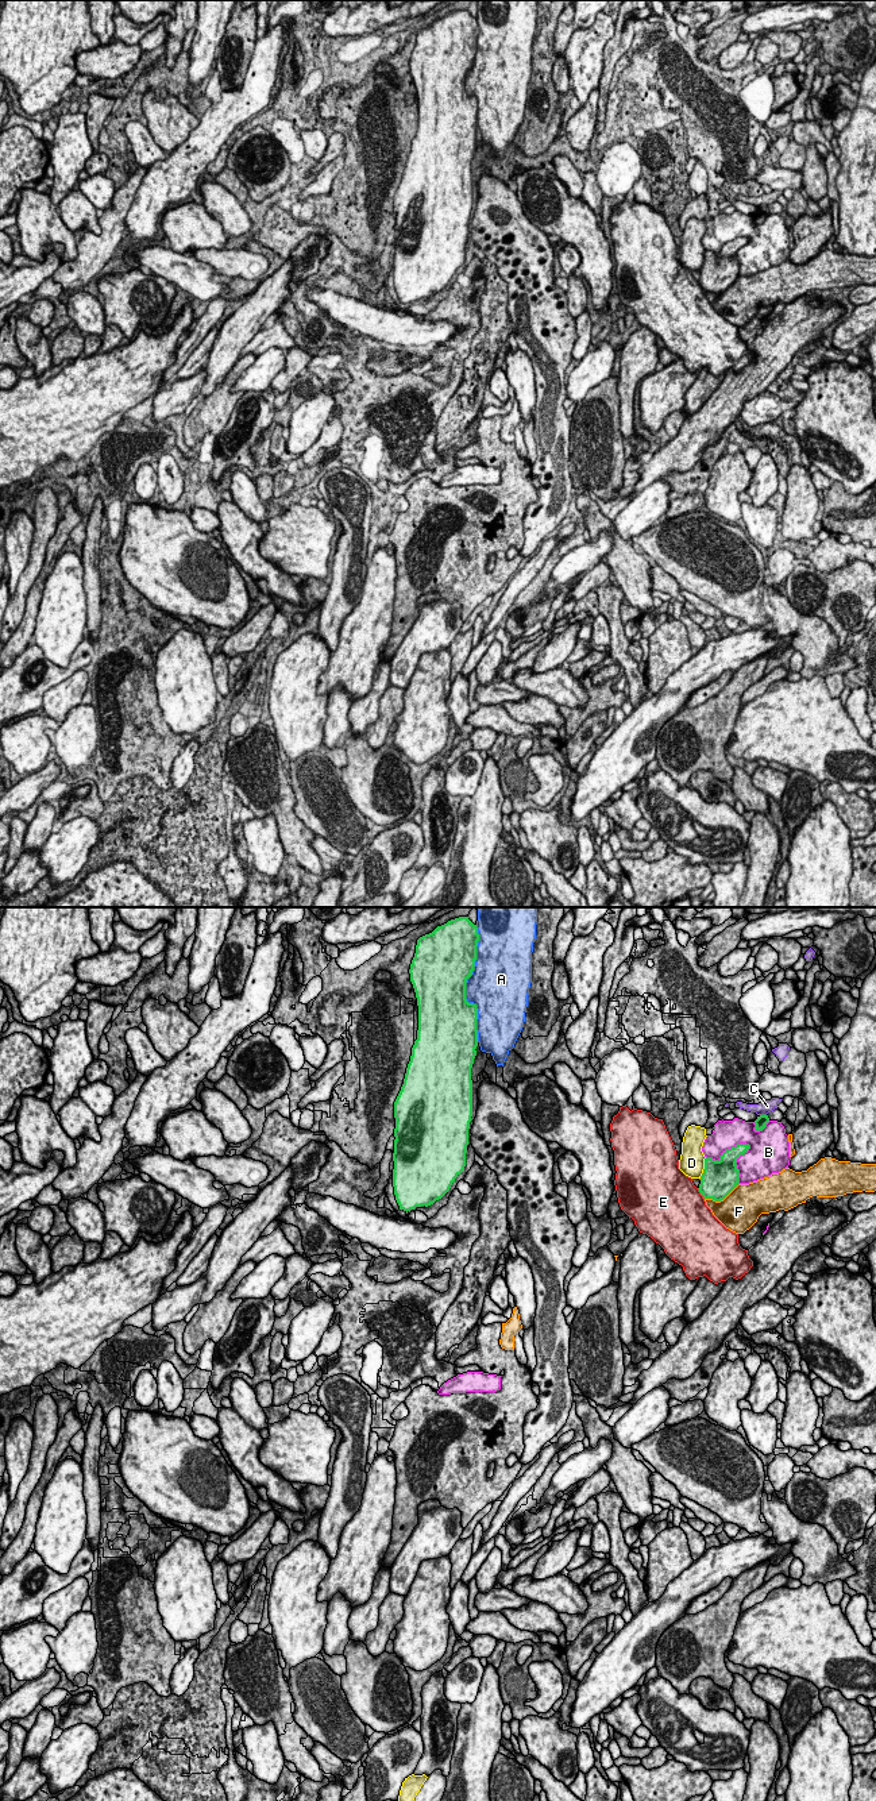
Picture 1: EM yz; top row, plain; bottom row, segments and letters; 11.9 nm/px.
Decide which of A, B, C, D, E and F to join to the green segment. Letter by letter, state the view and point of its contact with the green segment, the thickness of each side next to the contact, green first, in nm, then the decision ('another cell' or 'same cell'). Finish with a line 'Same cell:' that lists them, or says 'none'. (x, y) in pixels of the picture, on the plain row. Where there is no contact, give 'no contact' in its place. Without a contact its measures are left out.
A: yz (464, 77) | 500/460 nm | another cell
B: yz (734, 257) | 420/380 nm | another cell
C: yz (763, 208) | 140/160 nm | another cell
D: yz (705, 261) | 420/300 nm | another cell
E: yz (701, 286) | 400/500 nm | another cell
F: yz (721, 292) | 420/460 nm | another cell
Same cell: none

